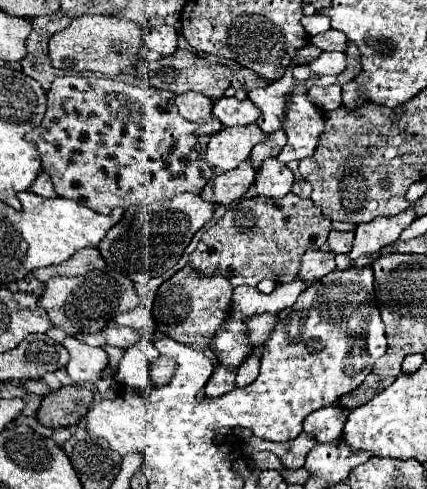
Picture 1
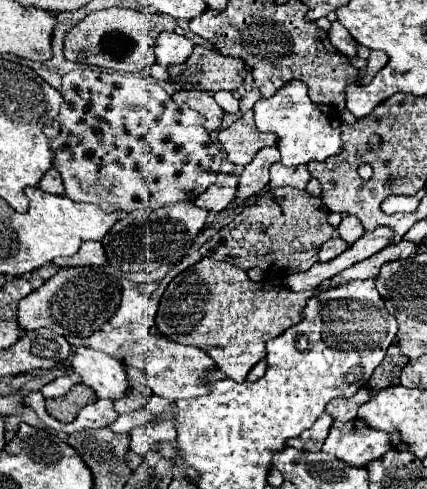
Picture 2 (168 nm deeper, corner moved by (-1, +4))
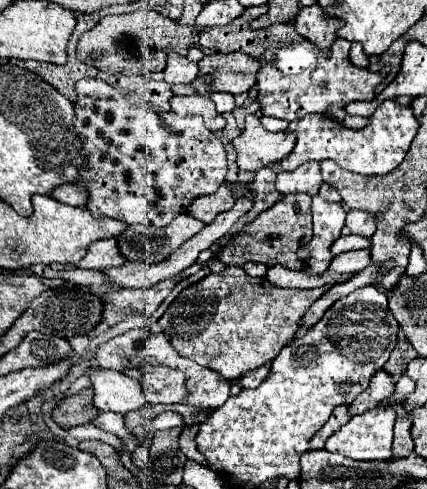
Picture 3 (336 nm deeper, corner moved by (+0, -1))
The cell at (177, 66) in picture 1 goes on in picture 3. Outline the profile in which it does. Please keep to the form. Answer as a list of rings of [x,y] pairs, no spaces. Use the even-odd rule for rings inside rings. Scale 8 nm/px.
[[[211,53],[199,61],[199,77],[193,87],[201,95],[211,95],[215,91],[225,93],[245,93],[257,81],[257,71],[261,63],[249,55],[241,53]]]

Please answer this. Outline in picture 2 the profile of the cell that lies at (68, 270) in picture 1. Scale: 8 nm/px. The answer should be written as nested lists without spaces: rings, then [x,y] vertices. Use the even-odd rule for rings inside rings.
[[[84,242],[74,256],[58,258],[54,260],[54,264],[60,268],[64,266],[102,266],[106,264],[106,254],[100,242]]]

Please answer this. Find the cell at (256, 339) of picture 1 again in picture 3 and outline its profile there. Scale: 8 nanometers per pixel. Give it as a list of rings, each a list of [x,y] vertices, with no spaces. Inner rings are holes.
[[[225,267],[221,273],[211,273],[199,283],[193,283],[187,289],[183,289],[179,297],[169,305],[165,315],[159,319],[159,325],[177,349],[177,353],[181,353],[181,357],[193,359],[195,363],[217,371],[227,381],[233,381],[245,371],[269,365],[279,355],[279,351],[295,337],[299,321],[311,307],[311,303],[327,291],[329,285],[307,291],[283,289],[271,285],[265,277],[249,277],[241,267]]]

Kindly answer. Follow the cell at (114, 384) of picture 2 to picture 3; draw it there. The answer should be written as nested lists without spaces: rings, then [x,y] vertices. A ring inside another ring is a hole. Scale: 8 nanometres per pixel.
[[[97,371],[89,375],[95,391],[95,407],[99,411],[113,411],[125,415],[129,411],[139,409],[145,403],[145,395],[141,383],[125,377],[119,371]]]

